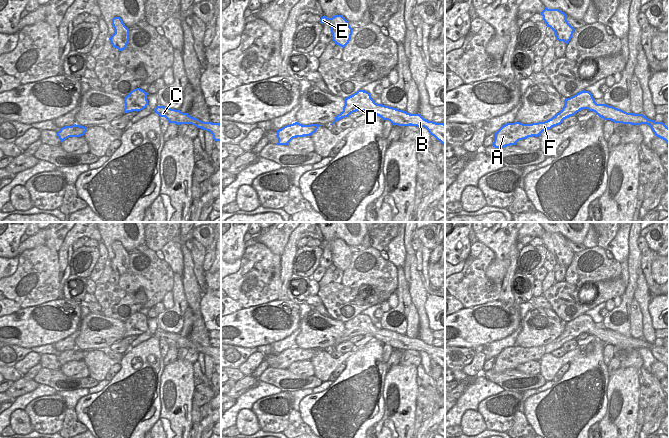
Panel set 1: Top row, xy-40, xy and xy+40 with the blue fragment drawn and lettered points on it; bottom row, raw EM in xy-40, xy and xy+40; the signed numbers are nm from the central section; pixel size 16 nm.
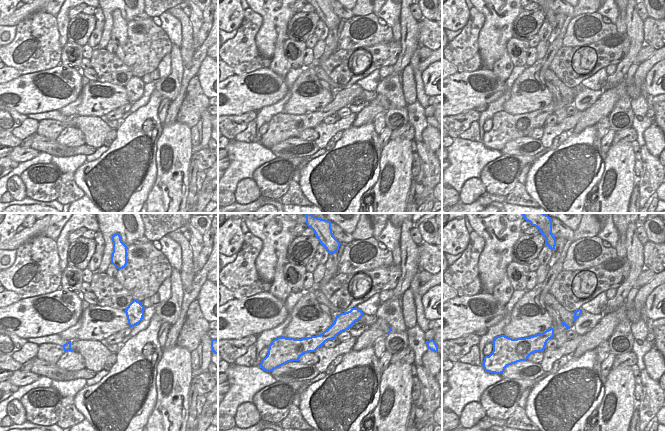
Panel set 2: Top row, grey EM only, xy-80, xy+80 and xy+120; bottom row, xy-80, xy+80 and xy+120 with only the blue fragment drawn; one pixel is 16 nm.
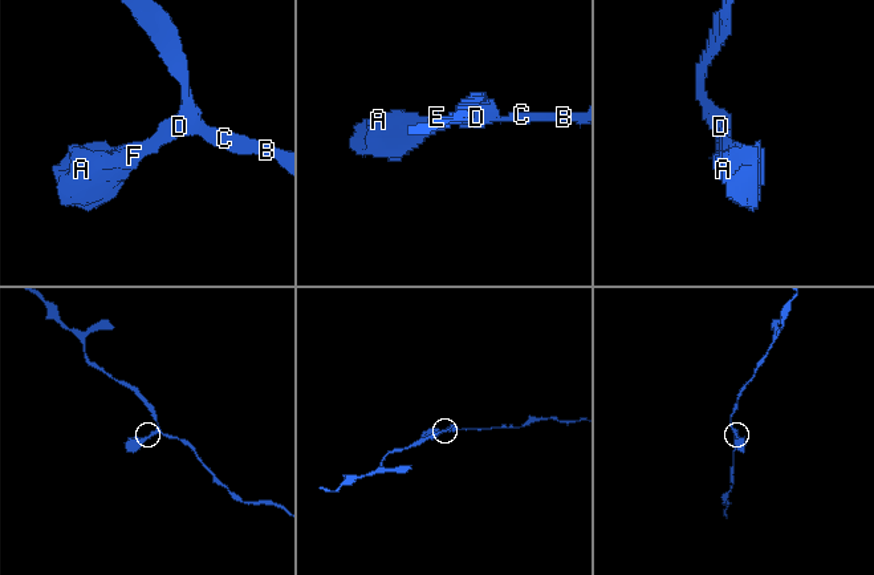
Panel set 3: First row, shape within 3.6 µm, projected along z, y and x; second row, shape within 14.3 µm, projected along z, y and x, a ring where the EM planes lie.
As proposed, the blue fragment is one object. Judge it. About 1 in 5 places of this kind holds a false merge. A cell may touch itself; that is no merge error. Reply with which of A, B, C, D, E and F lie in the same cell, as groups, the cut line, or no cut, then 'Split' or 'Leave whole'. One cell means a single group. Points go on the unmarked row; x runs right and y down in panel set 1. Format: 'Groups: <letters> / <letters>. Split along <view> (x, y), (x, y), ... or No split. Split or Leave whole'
Groups: A B C D E F. No split. Leave whole

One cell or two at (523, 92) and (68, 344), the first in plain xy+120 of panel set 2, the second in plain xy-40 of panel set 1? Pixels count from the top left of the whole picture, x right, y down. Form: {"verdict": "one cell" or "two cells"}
{"verdict": "two cells"}

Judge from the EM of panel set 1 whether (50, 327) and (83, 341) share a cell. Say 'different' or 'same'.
different

